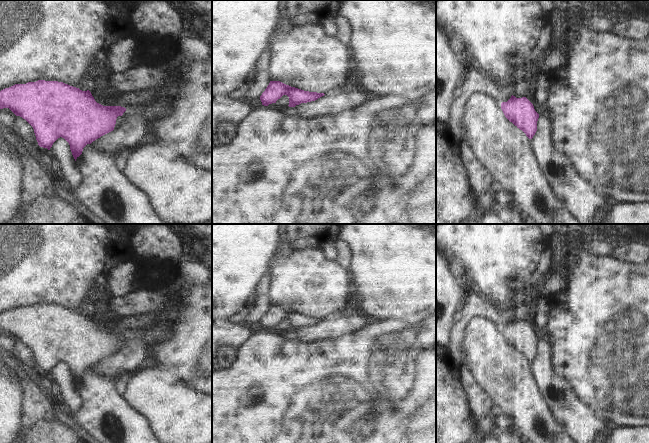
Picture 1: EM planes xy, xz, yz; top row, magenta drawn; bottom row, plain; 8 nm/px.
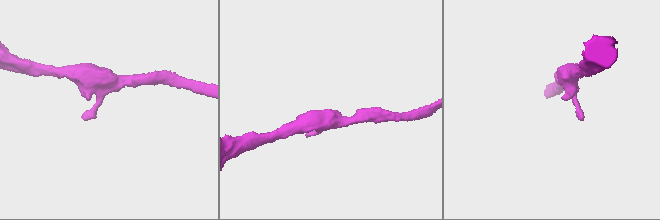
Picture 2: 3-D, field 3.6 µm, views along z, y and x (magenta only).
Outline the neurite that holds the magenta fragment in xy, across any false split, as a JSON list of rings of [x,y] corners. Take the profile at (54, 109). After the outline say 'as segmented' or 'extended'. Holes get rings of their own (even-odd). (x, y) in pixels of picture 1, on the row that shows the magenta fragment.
[[[45,80],[15,84],[1,90],[0,109],[3,108],[9,108],[33,127],[40,147],[50,150],[58,138],[64,138],[70,145],[75,161],[87,144],[113,131],[117,117],[126,111],[121,106],[97,103],[89,90],[82,91],[63,82]]]; as segmented

